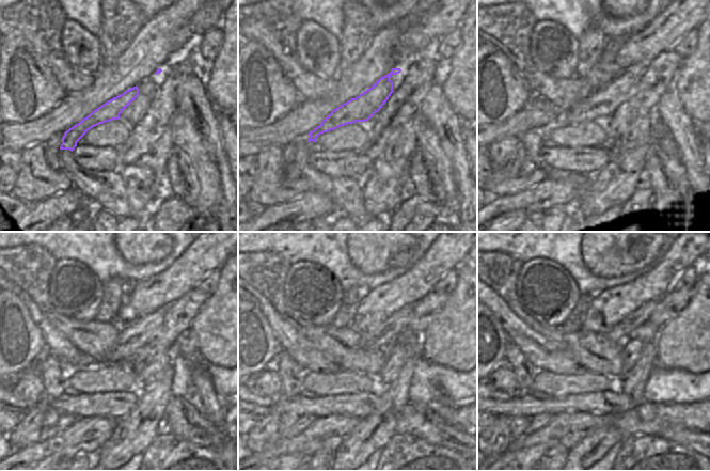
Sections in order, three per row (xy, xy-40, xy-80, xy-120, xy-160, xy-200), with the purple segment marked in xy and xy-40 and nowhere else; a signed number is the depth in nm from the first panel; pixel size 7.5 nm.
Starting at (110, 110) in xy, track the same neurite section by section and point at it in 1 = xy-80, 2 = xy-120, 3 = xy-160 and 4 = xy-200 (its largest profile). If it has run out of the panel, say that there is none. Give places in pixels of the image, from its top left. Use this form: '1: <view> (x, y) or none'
1: xy-80 (600, 105)
2: xy-120 (132, 336)
3: xy-160 (379, 336)
4: xy-200 (619, 333)

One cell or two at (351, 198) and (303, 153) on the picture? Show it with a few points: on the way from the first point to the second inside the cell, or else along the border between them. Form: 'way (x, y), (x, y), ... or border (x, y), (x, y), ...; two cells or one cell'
way (336, 188), (320, 182), (306, 168); one cell

